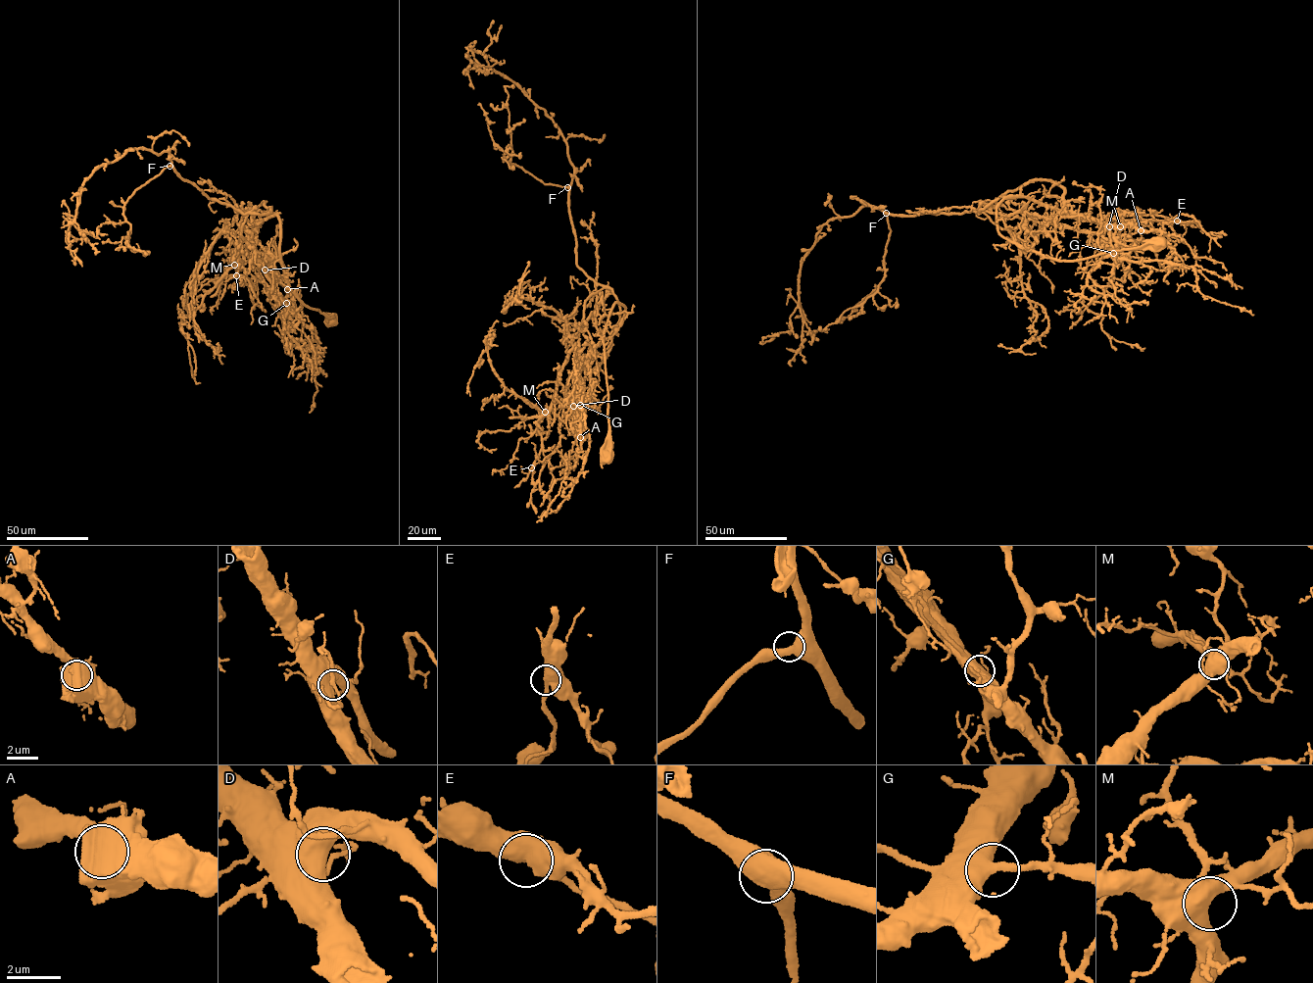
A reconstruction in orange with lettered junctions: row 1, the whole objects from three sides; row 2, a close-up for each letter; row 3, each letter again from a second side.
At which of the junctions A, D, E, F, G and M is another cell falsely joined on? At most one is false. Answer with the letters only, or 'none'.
none

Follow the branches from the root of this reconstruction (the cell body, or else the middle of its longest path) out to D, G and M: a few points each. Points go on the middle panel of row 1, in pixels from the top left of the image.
D: (606, 459), (608, 397), (603, 340), (609, 312), (618, 303), (625, 314), (582, 363), (573, 406)
G: (606, 459), (603, 340), (618, 303), (626, 309), (623, 319), (578, 368), (571, 401), (575, 410), (580, 405)
M: (606, 459), (603, 340), (610, 308), (622, 305), (619, 323), (585, 359), (570, 351), (545, 412)

